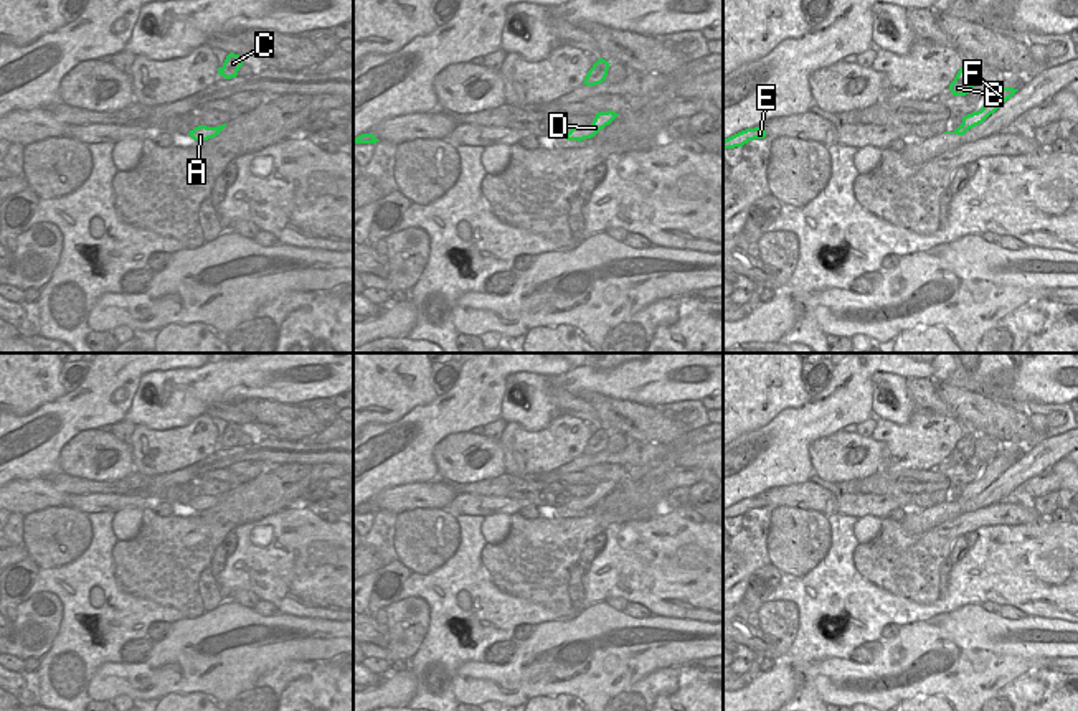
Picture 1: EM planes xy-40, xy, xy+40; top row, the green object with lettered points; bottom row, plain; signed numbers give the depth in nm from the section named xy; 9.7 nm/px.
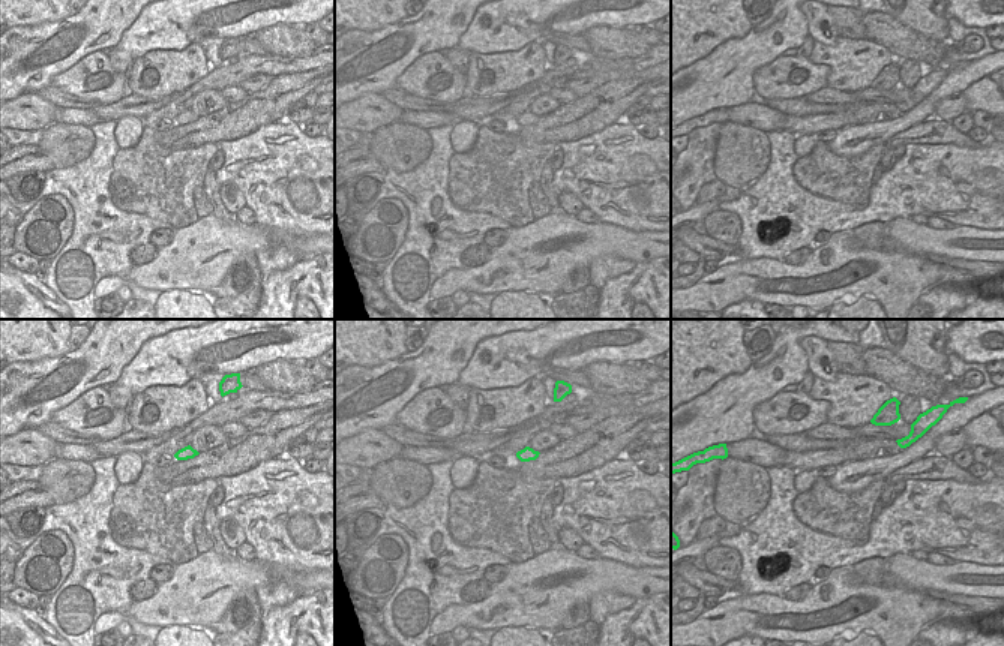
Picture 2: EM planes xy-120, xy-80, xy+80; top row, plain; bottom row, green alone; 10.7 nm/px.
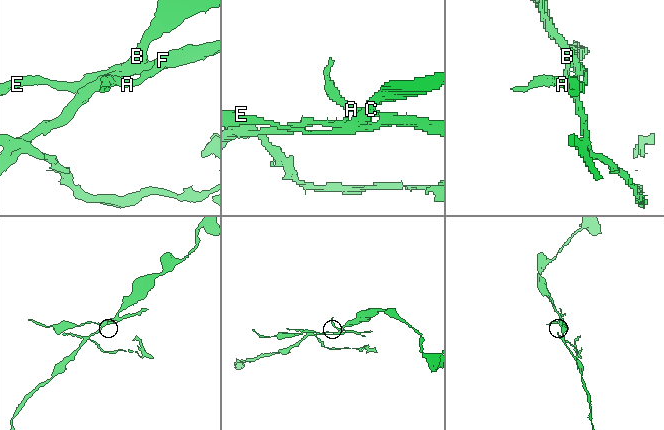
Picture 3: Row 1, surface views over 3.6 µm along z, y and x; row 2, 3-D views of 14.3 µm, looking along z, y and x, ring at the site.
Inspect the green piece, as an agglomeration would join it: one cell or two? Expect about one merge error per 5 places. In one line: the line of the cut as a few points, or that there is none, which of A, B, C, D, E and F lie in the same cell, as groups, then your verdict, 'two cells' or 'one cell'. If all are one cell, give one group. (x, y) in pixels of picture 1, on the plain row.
cut none; groups A B C D E F; one cell

